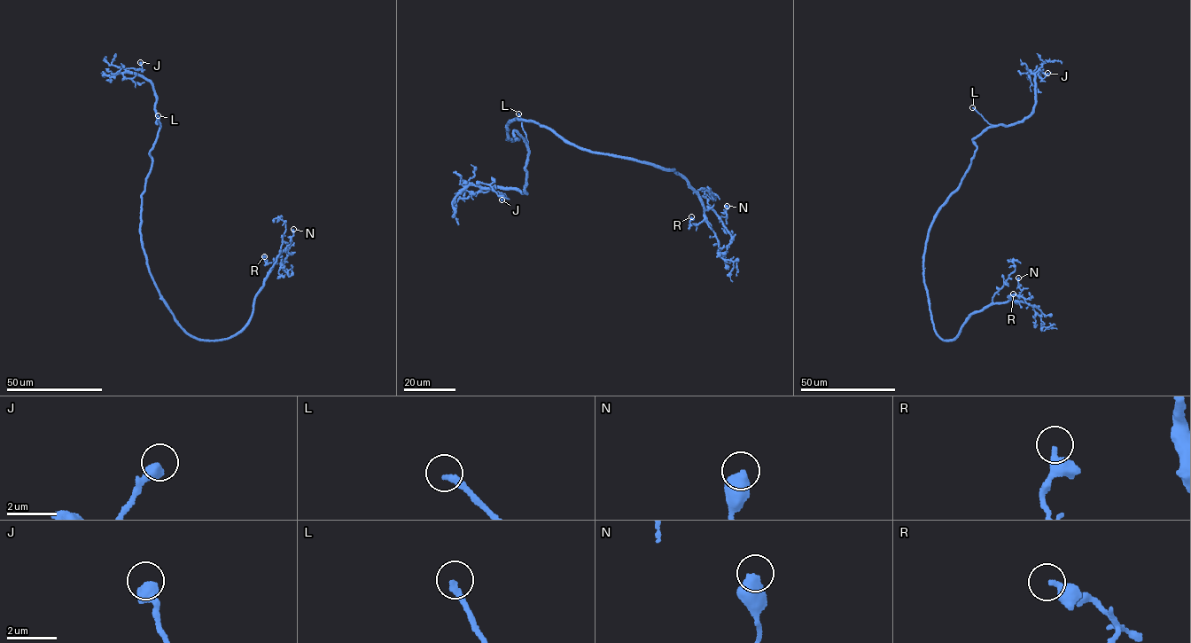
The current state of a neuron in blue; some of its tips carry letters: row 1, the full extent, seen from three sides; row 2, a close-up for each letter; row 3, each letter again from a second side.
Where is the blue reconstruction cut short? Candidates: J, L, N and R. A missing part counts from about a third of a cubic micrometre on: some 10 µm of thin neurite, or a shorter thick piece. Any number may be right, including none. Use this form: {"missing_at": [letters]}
{"missing_at": ["L"]}

